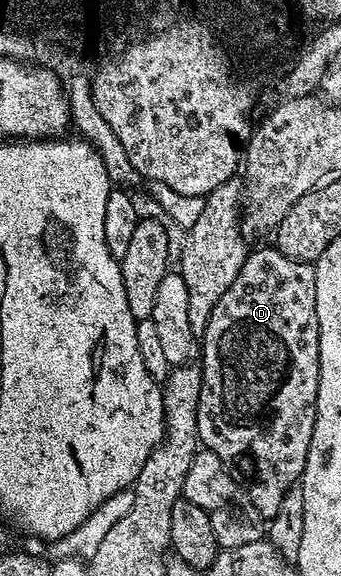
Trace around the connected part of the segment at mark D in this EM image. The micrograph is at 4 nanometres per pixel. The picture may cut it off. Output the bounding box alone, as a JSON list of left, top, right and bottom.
[197,246,319,518]

